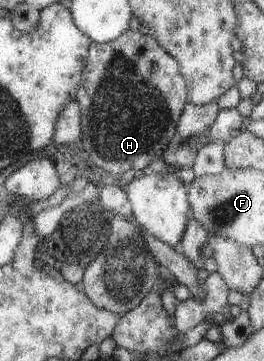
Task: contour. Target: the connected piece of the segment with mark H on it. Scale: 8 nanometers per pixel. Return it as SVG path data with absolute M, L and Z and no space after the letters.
M131 30L109 43L91 43L75 99L82 119L79 137L90 157L88 163L110 173L146 168L156 157L161 157L172 138L176 137L179 121L190 102L176 59L154 37Z

